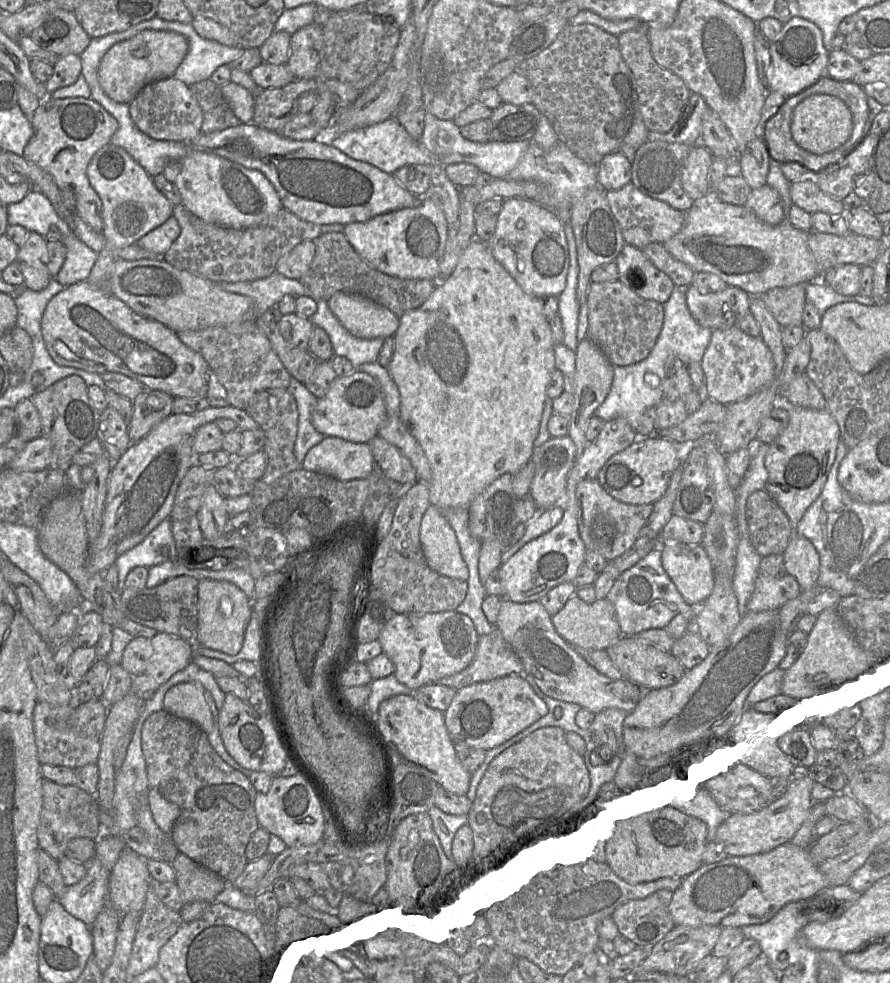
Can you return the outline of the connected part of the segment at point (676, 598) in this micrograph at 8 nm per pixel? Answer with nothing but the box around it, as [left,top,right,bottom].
[606,546,699,636]

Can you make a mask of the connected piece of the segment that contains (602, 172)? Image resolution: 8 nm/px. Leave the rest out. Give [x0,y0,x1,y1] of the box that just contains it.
[597,153,631,191]

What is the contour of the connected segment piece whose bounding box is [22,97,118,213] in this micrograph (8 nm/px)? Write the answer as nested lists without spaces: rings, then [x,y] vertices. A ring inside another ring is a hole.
[[[47,97],[30,119],[33,136],[22,157],[50,174],[60,191],[74,192],[101,213],[102,201],[89,182],[87,167],[96,152],[110,143],[118,129],[117,120],[92,98],[82,97]]]

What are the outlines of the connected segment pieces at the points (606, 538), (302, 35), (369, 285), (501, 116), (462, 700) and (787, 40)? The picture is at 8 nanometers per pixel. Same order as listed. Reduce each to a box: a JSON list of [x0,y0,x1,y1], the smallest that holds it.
[[575,479,653,561],[286,21,322,80],[299,232,439,316],[490,103,540,142],[443,676,548,751],[768,17,829,97]]

